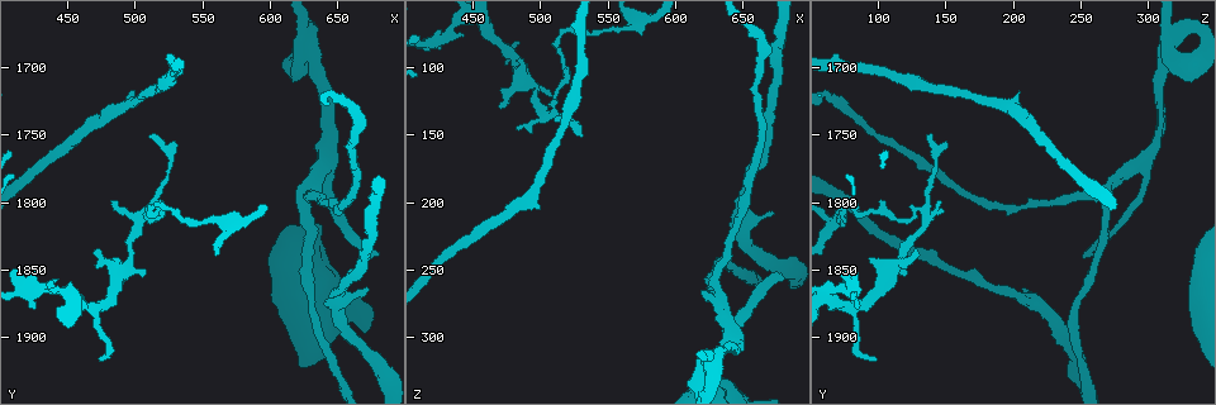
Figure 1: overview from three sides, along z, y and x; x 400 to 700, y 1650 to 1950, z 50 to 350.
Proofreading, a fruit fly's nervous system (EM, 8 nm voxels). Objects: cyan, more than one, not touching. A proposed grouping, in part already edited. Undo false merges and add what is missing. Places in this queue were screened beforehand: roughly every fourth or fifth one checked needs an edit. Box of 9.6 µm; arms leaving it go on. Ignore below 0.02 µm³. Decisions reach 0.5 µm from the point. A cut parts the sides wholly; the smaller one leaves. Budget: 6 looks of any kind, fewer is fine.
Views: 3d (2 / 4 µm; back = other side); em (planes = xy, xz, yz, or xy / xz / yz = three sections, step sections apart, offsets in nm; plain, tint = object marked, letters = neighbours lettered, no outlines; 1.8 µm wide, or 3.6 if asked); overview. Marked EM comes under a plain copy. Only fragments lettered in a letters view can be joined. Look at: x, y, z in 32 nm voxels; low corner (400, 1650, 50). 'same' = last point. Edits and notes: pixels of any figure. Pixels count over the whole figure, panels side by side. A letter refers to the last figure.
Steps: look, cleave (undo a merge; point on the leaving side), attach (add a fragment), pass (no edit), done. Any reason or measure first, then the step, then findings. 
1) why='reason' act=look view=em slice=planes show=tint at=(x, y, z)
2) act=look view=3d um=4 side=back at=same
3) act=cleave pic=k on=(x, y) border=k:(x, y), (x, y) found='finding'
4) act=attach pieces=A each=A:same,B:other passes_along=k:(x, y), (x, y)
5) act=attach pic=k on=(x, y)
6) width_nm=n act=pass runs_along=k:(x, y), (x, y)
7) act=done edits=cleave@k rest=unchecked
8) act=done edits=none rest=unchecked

why='two arms in line, one across' act=look view=3d um=4 at=(504, 1814, 136)

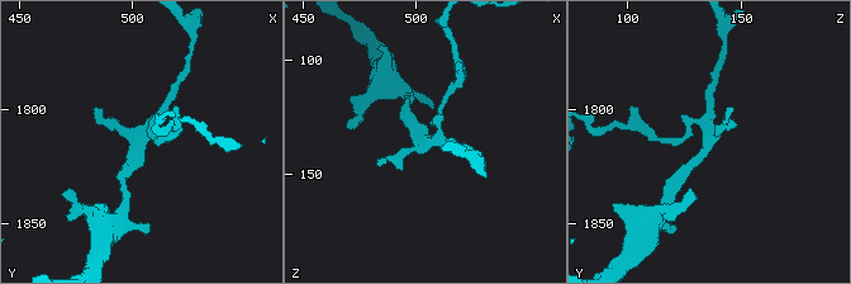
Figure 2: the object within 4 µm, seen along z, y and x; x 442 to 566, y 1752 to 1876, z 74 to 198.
act=look view=em slice=yz step=16 show=letters at=(506, 1813, 134)

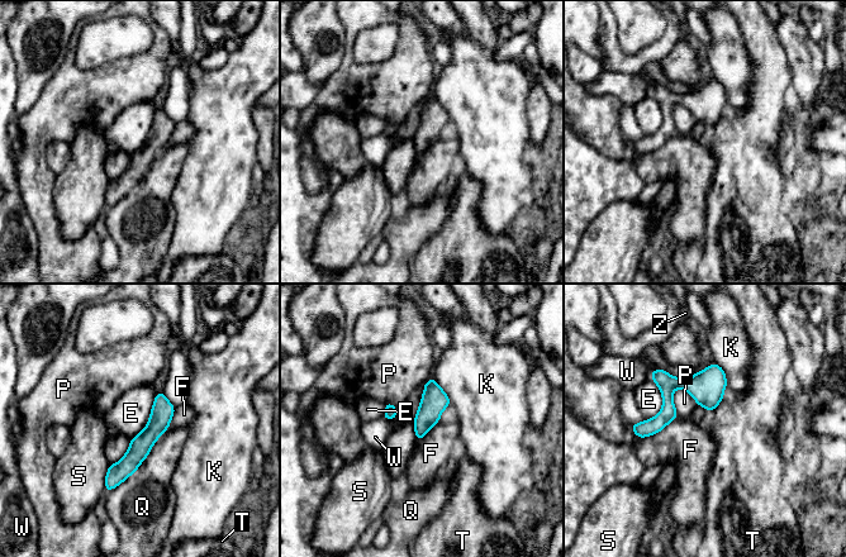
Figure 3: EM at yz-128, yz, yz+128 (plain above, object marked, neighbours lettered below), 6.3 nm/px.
width_nm=120 longest_contact=E:340nm act=pass each=E:other,F:other,K:other,P:other,Q:other,S:other,T:other,W:other,Z:other found='one cell here'

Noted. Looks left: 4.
why='long arm stops here' act=look view=3d um=2 at=(680, 1838, 258)

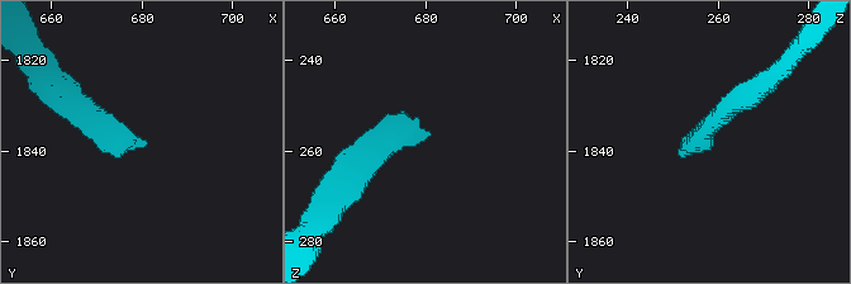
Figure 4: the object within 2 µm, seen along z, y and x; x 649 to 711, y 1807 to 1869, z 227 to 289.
why='shape alone is not enough' act=look view=em slice=planes show=letters at=(680, 1838, 258)

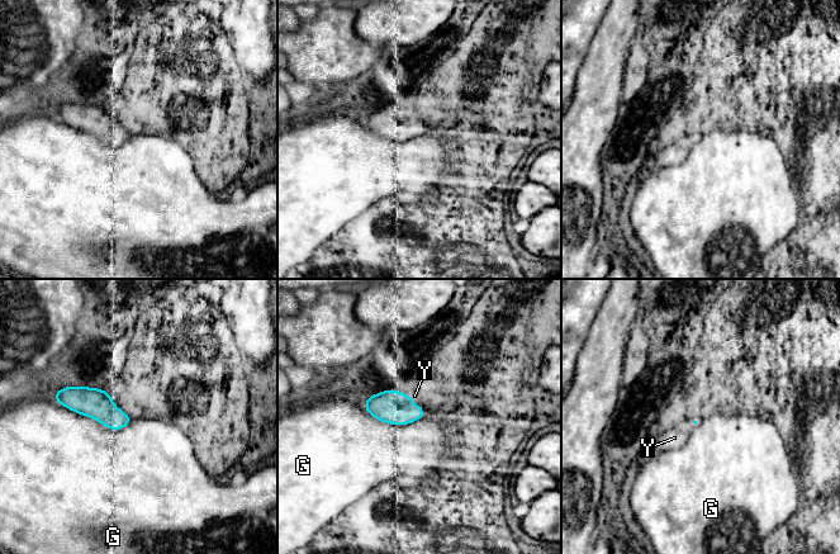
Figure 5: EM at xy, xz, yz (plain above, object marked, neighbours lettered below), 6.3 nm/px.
act=attach pieces=Y each=G:other,Y:same found='the cell continues'

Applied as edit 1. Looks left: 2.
act=done edits=attach@5 rest=unchecked

